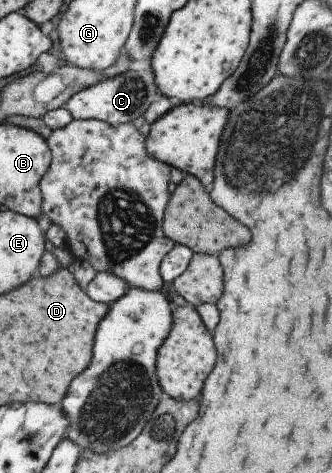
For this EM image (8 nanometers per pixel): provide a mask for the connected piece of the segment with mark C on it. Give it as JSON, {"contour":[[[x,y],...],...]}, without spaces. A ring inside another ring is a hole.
{"contour":[[[128,70],[126,73],[79,91],[62,108],[70,111],[73,119],[102,120],[116,125],[124,122],[130,123],[134,119],[144,116],[146,110],[157,100],[159,95],[160,91],[157,88],[152,70]]]}

